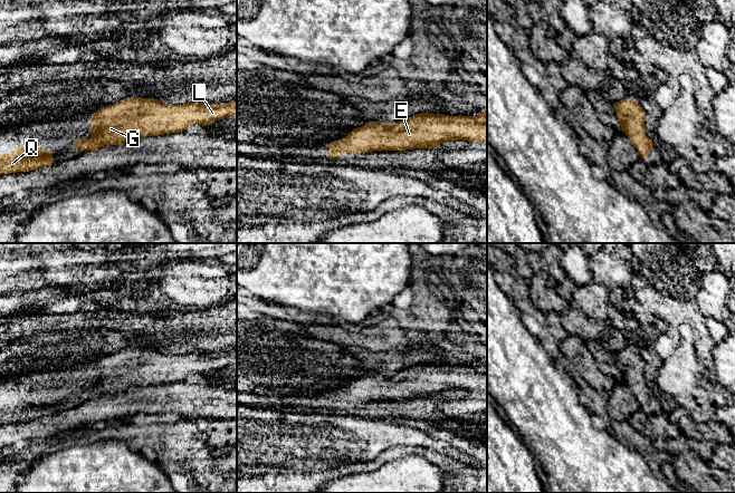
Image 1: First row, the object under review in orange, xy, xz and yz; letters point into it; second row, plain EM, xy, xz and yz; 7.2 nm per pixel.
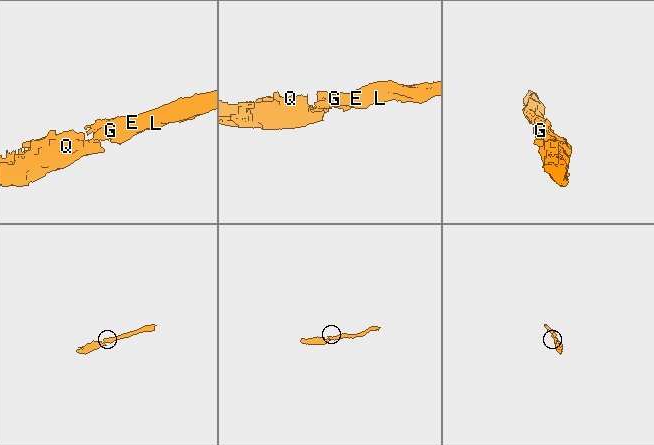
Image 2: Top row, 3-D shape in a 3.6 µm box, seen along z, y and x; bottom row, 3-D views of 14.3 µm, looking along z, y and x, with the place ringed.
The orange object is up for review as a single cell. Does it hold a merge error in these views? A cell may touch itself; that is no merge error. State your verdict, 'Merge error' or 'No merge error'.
No merge error

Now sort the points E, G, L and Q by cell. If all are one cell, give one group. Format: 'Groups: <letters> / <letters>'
Groups: E G L Q

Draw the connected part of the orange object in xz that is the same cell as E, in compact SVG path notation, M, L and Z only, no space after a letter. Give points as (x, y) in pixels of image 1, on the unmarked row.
M487 358L477 366L449 366L421 362L394 374L368 371L347 386L328 394L327 407L374 400L437 398L442 392L465 389L487 390Z

